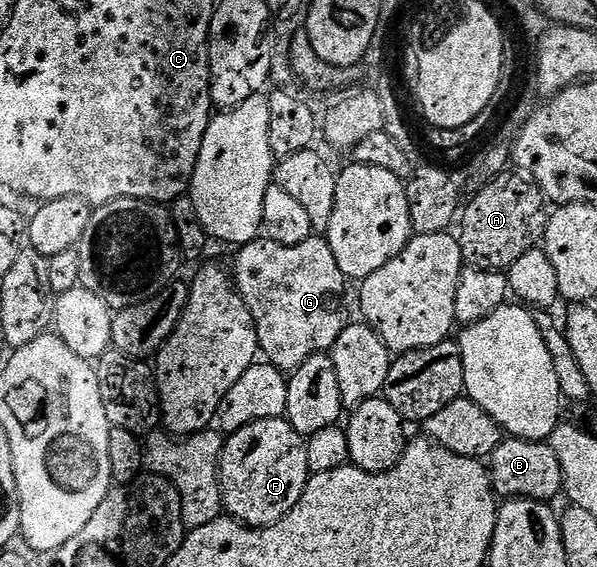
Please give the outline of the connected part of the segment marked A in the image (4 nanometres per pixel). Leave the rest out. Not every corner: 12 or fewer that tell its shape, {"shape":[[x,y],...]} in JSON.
{"shape":[[525,176],[483,184],[460,217],[486,271],[546,236],[548,201]]}

